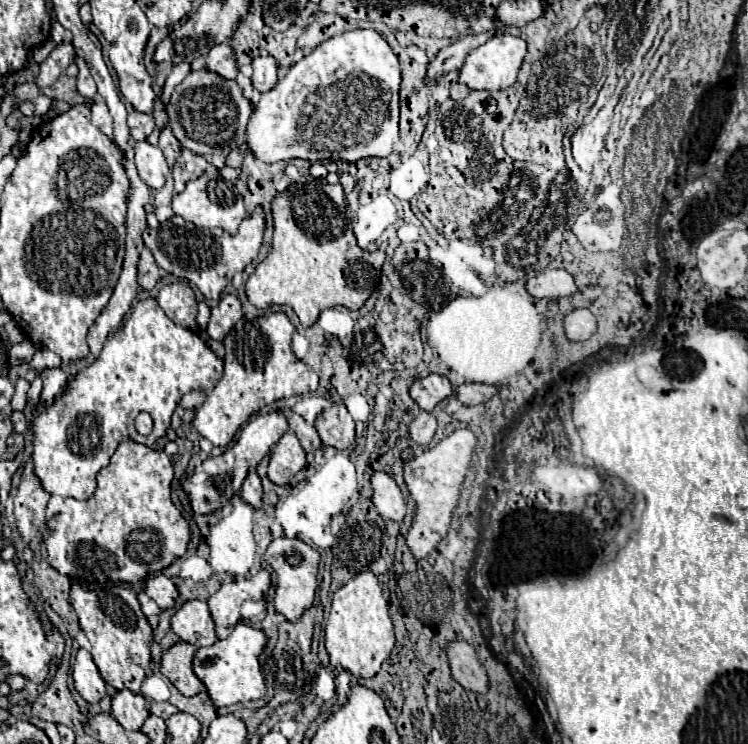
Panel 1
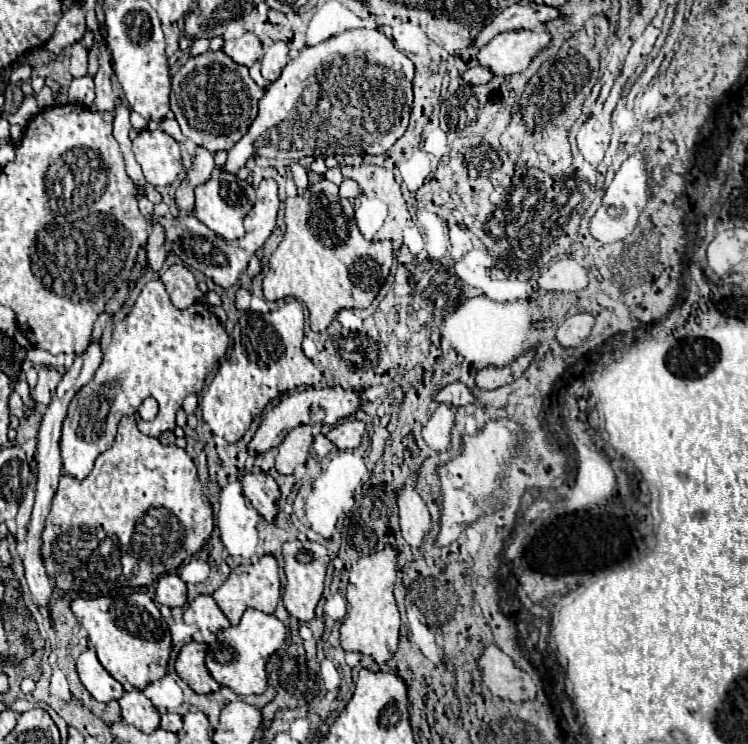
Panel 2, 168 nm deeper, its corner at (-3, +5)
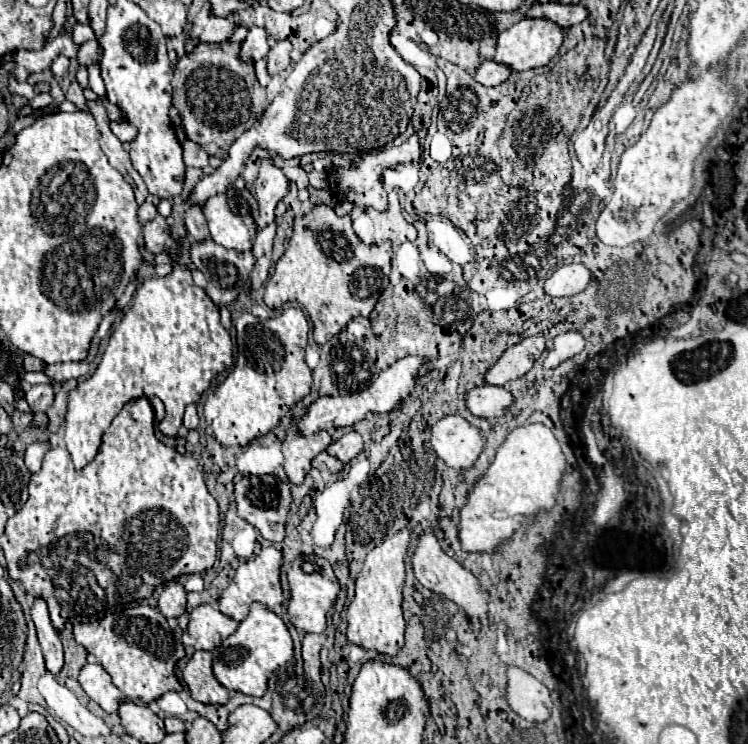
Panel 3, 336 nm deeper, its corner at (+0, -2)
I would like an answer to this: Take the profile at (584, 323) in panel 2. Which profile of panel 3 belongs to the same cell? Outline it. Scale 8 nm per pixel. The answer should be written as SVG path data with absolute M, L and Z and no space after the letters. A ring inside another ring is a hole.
M565 332L559 334L553 340L553 348L549 350L543 366L545 368L557 368L561 362L573 358L575 354L579 354L585 348L585 338L579 332Z

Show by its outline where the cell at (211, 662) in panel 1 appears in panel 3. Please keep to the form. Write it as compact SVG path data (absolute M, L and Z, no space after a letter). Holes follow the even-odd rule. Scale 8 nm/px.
M253 602L249 616L243 622L239 622L239 628L213 650L213 656L215 678L225 688L249 696L263 696L273 670L293 660L293 640L281 616L277 616L265 604Z

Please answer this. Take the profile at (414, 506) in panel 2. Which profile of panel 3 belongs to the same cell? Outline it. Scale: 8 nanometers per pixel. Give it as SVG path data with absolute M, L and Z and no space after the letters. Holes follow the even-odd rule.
M423 534L423 536L419 538L417 550L415 550L411 562L413 562L413 570L415 570L417 580L419 580L425 588L429 588L431 592L441 594L441 596L453 600L453 602L459 604L469 616L479 618L479 622L481 622L483 626L491 626L491 620L489 620L489 604L487 604L487 602L489 602L487 590L483 590L483 586L479 584L479 580L477 580L469 570L465 570L459 562L455 562L453 558L449 558L449 556L441 550L441 546L439 546L439 542L437 542L437 538L435 538L433 534Z

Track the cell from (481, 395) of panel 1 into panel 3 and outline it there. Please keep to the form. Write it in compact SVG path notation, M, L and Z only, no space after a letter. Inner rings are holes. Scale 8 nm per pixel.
M543 334L525 338L519 344L507 348L503 352L503 356L497 360L497 364L493 368L489 368L489 372L485 376L487 384L503 386L511 380L521 378L523 374L527 374L531 370L533 362L543 354L543 350L545 350L545 336Z

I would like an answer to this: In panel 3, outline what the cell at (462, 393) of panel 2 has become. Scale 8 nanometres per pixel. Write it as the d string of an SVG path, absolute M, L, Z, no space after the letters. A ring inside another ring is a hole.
M485 384L481 388L473 388L467 394L467 408L481 418L499 418L507 414L513 404L513 394L501 386Z

